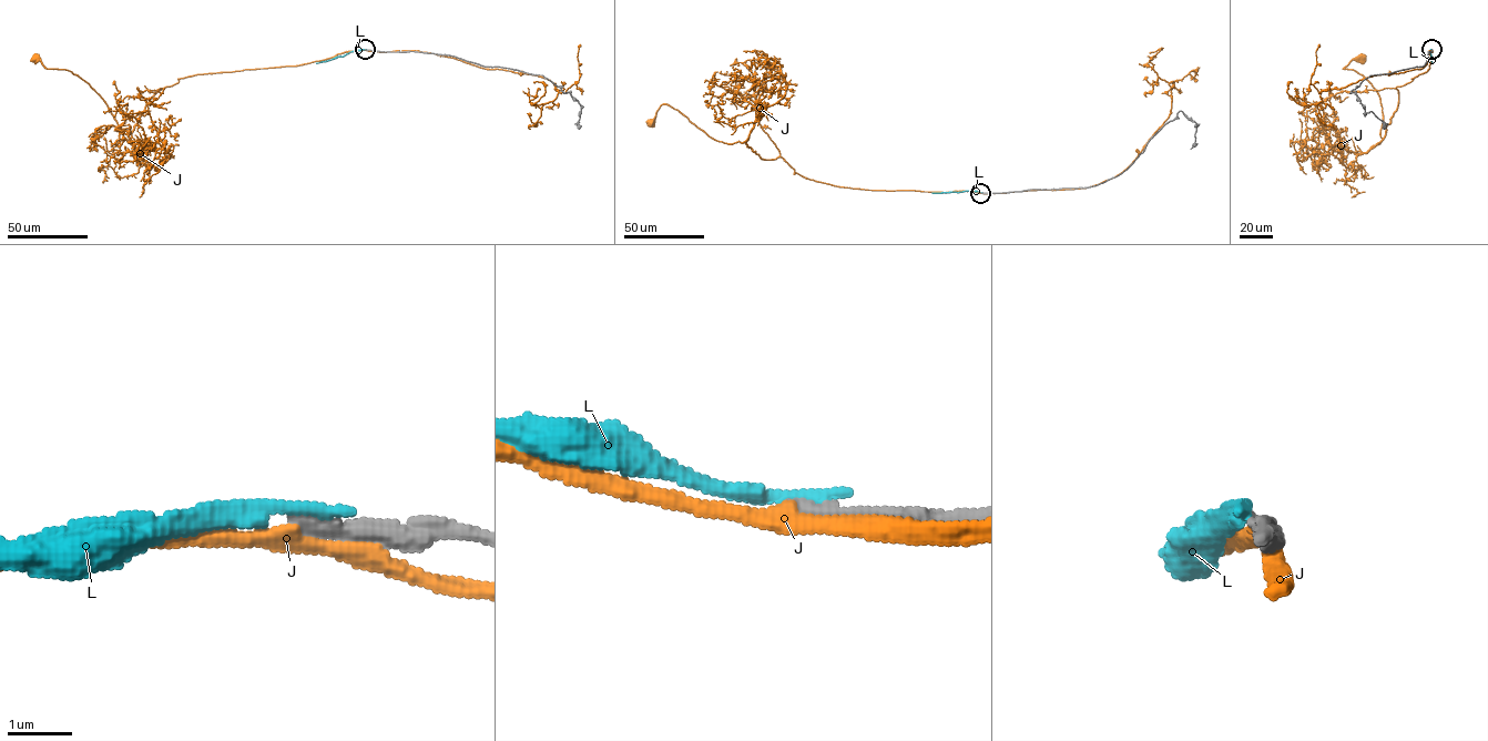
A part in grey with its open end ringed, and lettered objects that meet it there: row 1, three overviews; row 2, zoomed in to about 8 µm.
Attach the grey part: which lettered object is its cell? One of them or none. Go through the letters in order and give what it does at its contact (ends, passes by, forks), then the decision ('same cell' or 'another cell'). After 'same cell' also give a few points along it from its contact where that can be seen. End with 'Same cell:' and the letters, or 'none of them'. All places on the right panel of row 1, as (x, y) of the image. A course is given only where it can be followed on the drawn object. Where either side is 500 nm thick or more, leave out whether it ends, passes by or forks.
J: it passes by; another cell
L: it ends; another cell
Same cell: none of them

